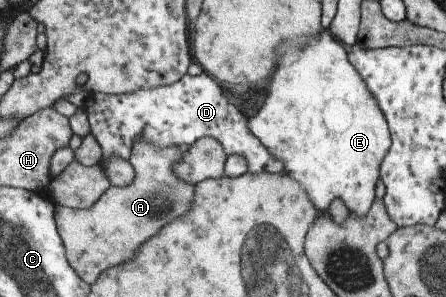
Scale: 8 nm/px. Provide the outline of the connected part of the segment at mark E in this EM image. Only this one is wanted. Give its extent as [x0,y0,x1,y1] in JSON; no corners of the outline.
[248,30,391,215]

